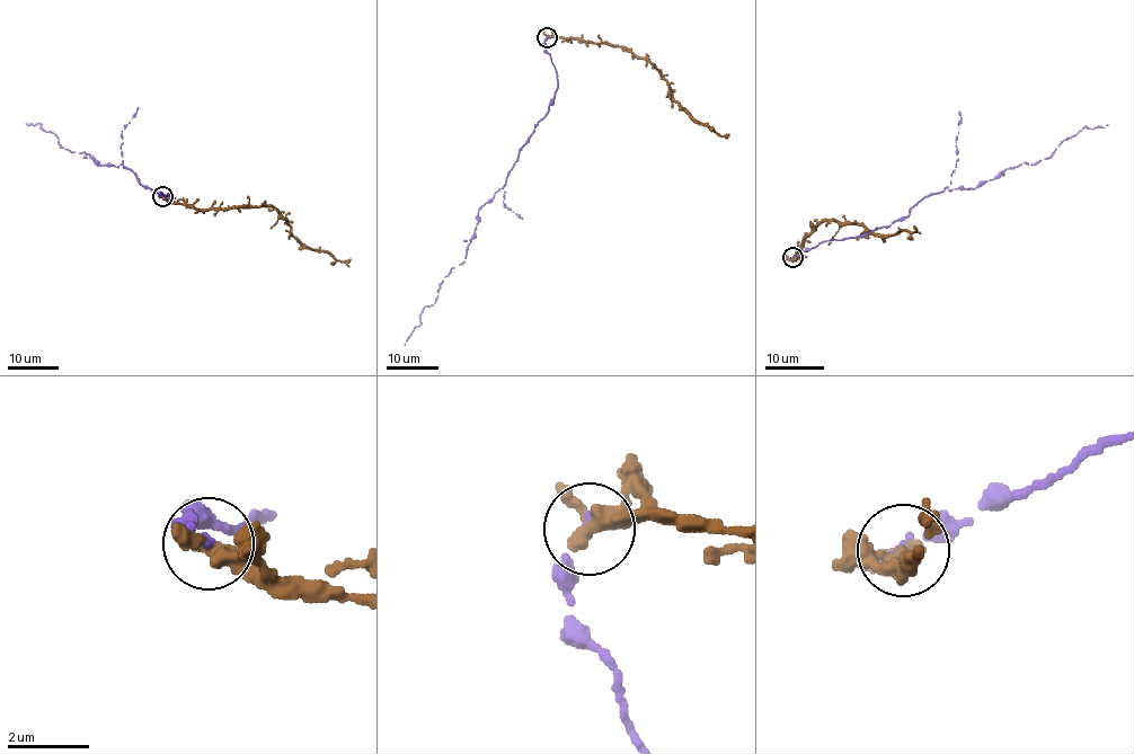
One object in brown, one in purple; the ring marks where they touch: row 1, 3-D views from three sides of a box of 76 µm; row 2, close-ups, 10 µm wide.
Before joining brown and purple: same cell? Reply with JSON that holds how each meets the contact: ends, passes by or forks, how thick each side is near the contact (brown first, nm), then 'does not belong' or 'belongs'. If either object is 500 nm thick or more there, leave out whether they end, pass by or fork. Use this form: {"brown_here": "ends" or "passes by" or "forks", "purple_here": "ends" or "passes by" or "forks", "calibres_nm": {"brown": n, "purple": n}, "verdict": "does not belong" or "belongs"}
{"brown_here": "forks", "purple_here": "ends", "calibres_nm": {"brown": 320, "purple": 140}, "verdict": "does not belong"}

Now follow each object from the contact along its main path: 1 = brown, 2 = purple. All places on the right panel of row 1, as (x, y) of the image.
1: (794, 257), (798, 257), (804, 237), (817, 223), (830, 220), (860, 224), (876, 234), (901, 229), (921, 233)
2: (794, 257), (887, 227), (926, 196), (974, 189), (1007, 169), (1034, 165), (1086, 126), (1107, 124)

